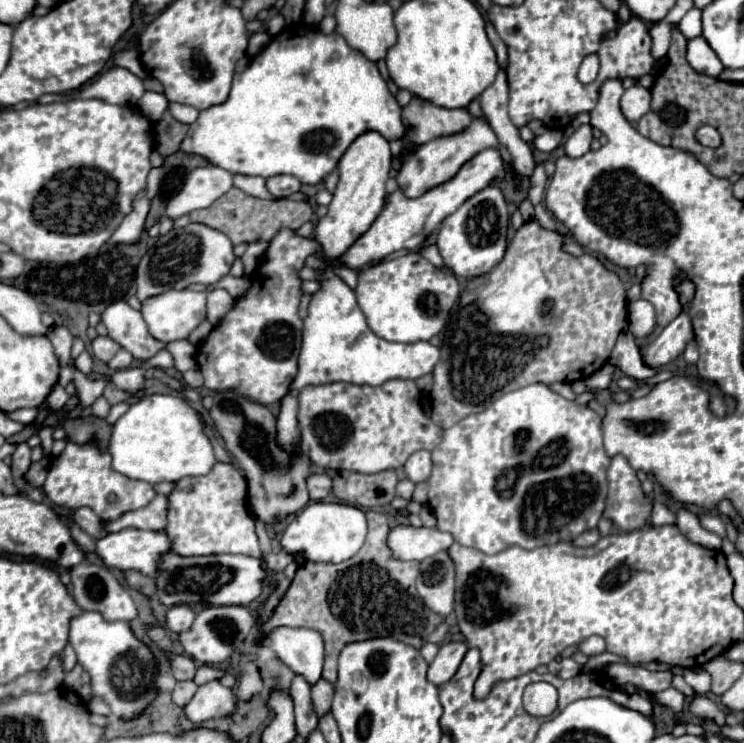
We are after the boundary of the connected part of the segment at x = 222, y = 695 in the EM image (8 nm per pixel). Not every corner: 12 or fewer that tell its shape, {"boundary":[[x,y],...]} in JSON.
{"boundary":[[220,681],[198,687],[184,715],[192,723],[236,713],[238,699]]}

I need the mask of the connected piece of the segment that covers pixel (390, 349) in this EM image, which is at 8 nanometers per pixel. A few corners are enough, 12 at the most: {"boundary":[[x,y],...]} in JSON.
{"boundary":[[324,271],[302,327],[276,443],[300,451],[298,393],[432,373],[440,349],[372,333],[354,291]]}

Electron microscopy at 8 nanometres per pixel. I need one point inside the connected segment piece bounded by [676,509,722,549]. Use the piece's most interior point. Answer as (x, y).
(688, 522)

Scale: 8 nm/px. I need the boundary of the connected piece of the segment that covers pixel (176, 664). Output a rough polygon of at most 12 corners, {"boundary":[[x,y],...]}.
{"boundary":[[188,655],[172,657],[172,673],[178,681],[192,679],[194,659]]}

